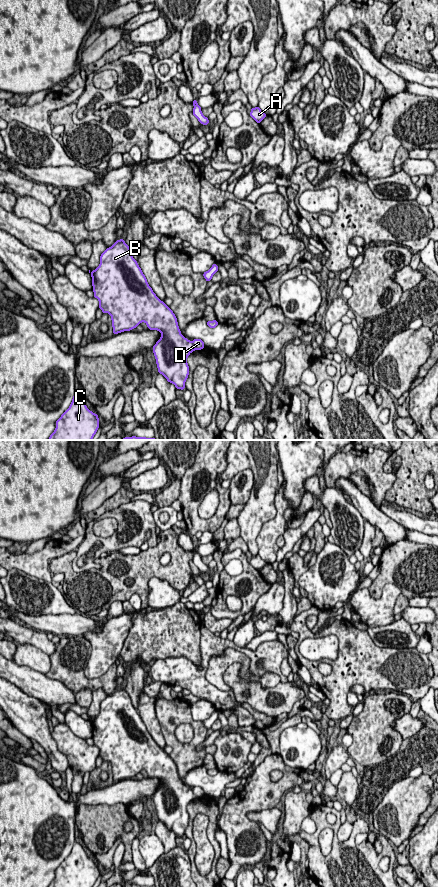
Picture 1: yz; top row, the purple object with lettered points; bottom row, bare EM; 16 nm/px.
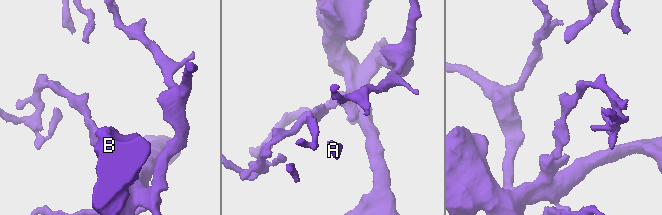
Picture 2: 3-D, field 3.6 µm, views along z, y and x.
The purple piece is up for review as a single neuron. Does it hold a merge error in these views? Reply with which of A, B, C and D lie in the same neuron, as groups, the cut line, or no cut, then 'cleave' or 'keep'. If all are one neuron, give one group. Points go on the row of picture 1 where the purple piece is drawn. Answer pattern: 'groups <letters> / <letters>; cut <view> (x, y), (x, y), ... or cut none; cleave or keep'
groups A / B C D; cut yz (193, 100), (196, 102); cleave

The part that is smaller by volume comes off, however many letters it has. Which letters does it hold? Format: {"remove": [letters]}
{"remove": ["A"]}

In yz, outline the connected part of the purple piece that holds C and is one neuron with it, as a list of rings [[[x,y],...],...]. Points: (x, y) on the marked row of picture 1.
[[[74,394],[71,405],[56,421],[55,431],[50,435],[49,440],[92,440],[98,428],[98,414],[87,408],[81,396]]]

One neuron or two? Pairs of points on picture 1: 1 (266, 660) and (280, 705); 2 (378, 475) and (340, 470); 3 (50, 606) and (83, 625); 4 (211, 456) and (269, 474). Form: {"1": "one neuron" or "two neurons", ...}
{"1": "two neurons", "2": "one neuron", "3": "two neurons", "4": "two neurons"}

